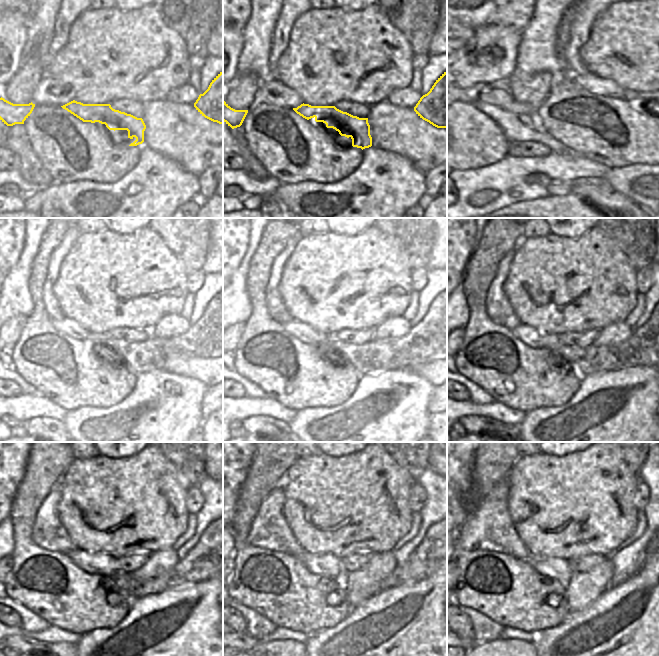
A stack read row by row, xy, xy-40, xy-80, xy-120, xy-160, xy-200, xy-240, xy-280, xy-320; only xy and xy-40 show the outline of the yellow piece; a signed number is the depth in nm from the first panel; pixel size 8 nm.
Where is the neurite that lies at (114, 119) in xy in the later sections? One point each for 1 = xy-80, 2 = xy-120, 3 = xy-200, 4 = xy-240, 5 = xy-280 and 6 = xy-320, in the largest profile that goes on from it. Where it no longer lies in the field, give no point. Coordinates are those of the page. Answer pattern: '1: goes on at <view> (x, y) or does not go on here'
1: goes on at xy-80 (585, 131)
2: goes on at xy-120 (202, 339)
3: goes on at xy-200 (650, 345)
4: goes on at xy-240 (202, 563)
5: goes on at xy-280 (423, 561)
6: goes on at xy-320 (650, 548)

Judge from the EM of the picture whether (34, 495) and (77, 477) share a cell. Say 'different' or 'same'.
different

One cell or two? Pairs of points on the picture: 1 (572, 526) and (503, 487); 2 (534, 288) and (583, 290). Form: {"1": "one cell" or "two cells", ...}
{"1": "two cells", "2": "one cell"}

